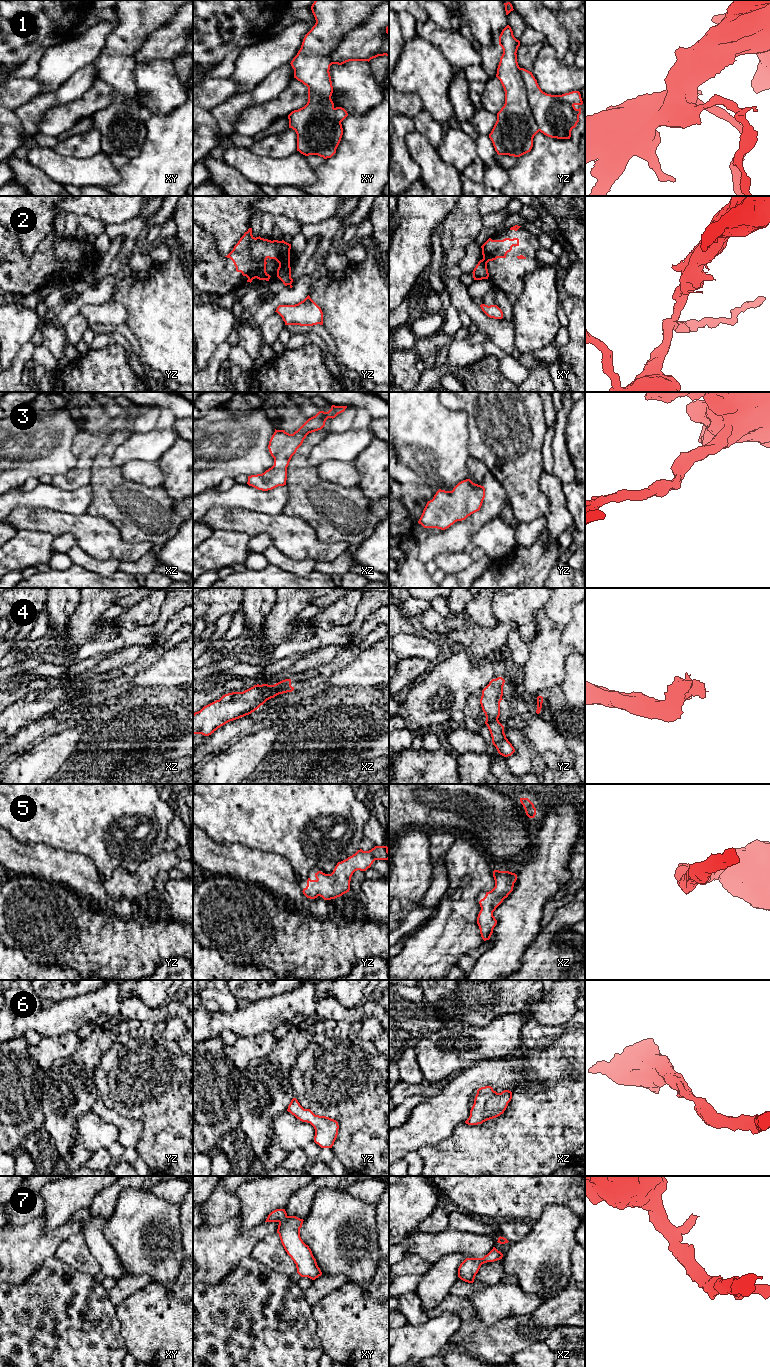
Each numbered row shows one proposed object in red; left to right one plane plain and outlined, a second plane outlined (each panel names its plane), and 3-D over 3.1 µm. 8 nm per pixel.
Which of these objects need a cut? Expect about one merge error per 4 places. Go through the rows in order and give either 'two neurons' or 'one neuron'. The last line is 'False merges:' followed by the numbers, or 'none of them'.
1: one neuron
2: two neurons
3: one neuron
4: two neurons
5: one neuron
6: one neuron
7: one neuron
False merges: 2, 4

